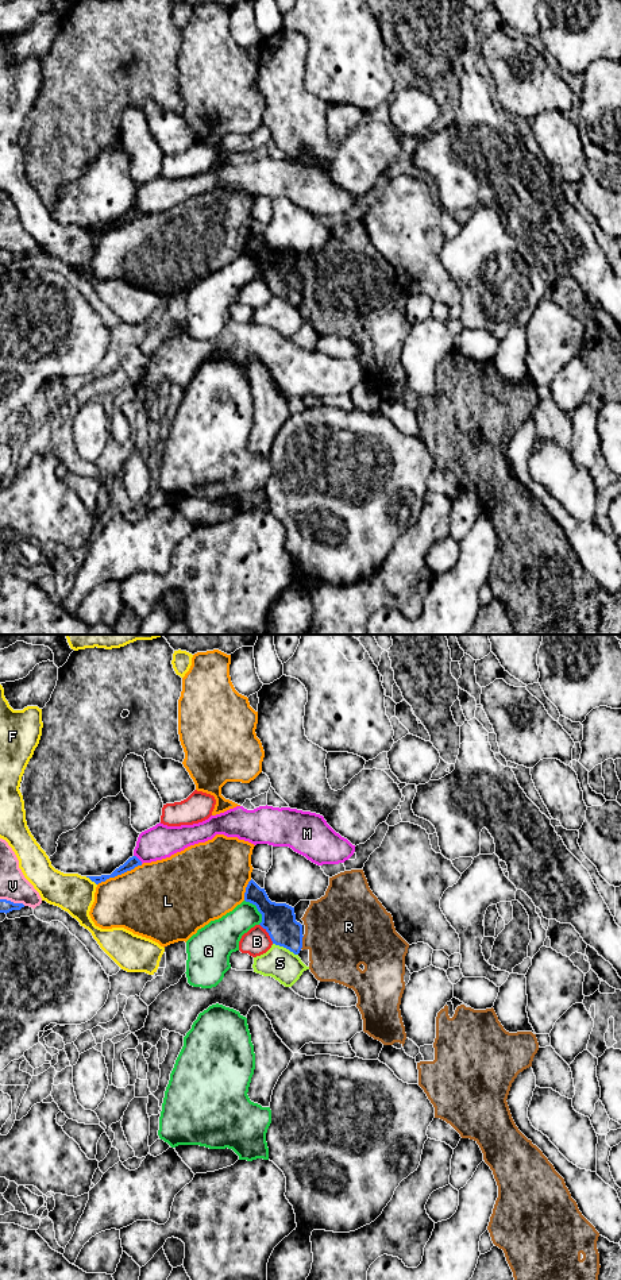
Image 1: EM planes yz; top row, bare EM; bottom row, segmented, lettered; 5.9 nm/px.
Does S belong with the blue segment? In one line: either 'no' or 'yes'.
no

